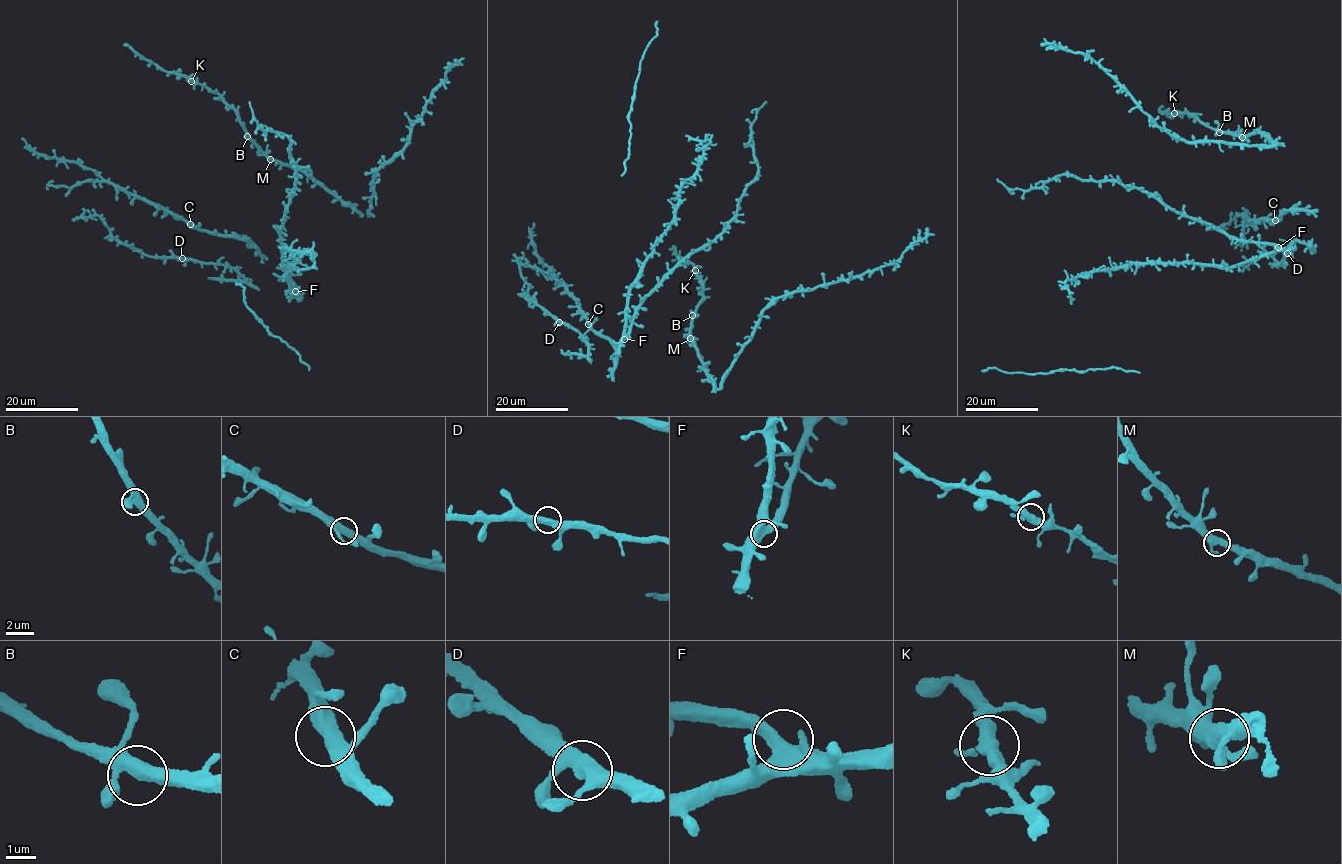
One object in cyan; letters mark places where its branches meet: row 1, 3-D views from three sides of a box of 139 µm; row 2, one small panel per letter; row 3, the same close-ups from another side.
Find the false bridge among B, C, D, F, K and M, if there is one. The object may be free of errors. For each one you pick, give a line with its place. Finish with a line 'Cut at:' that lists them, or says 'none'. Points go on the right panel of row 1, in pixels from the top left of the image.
Cut at: none

